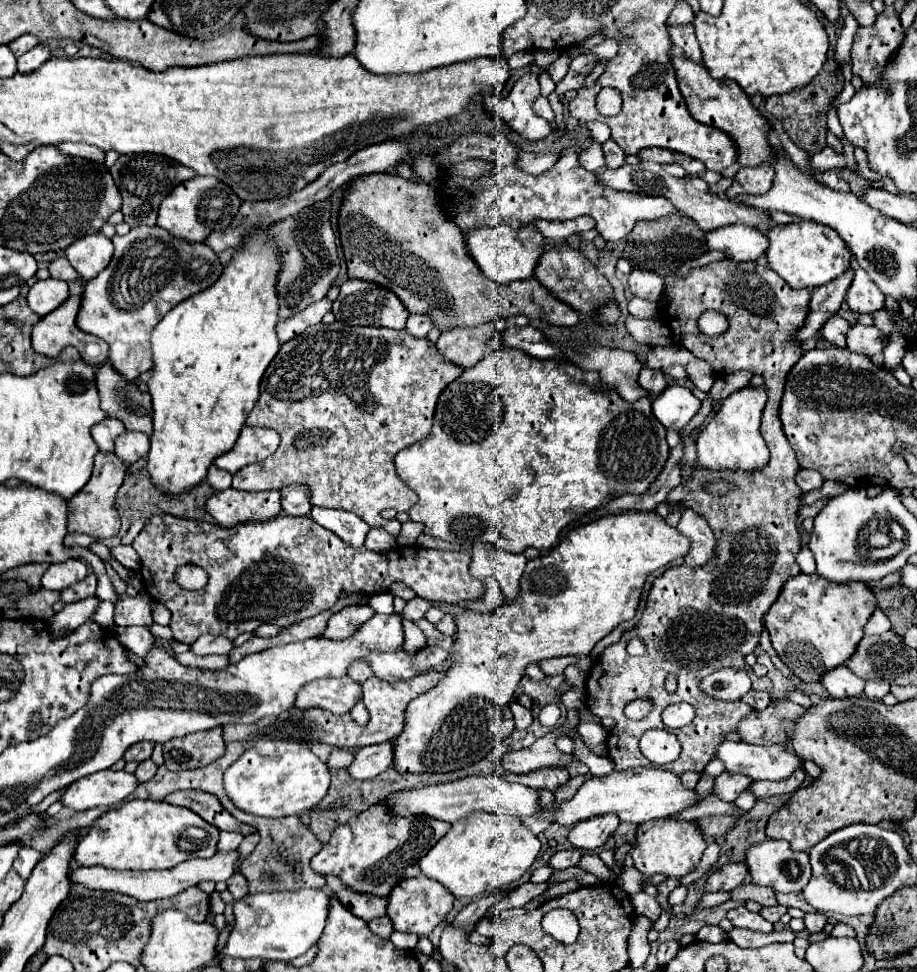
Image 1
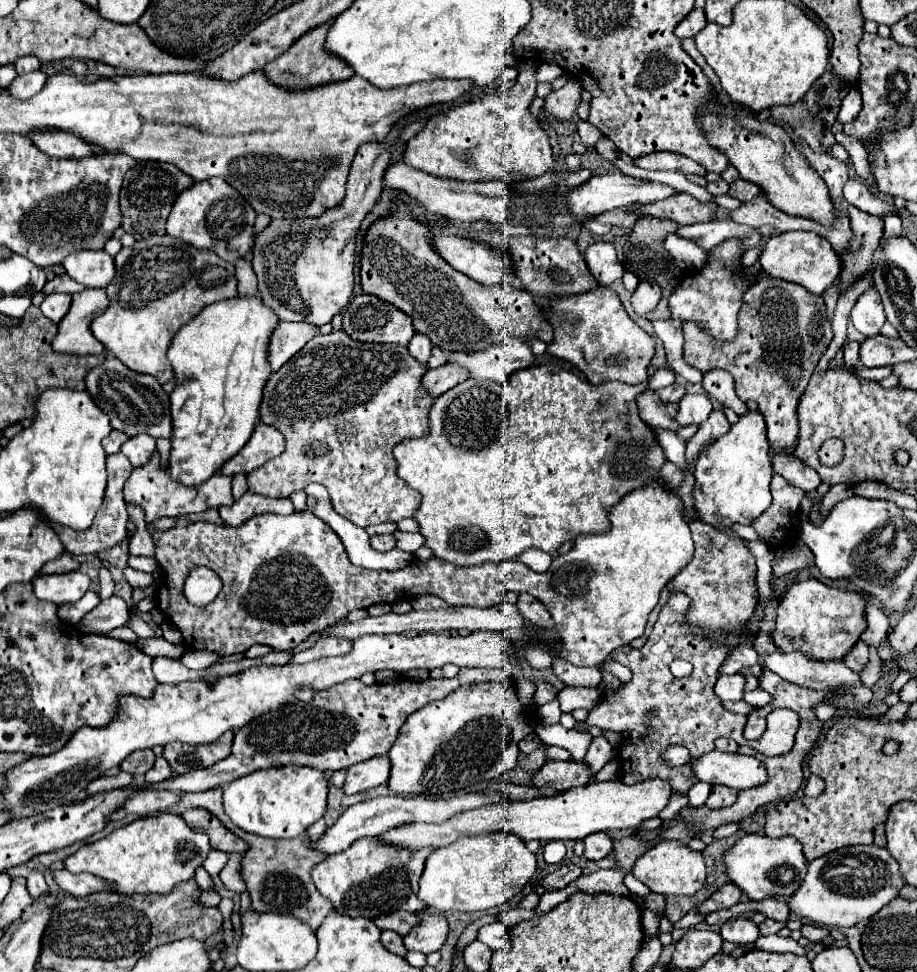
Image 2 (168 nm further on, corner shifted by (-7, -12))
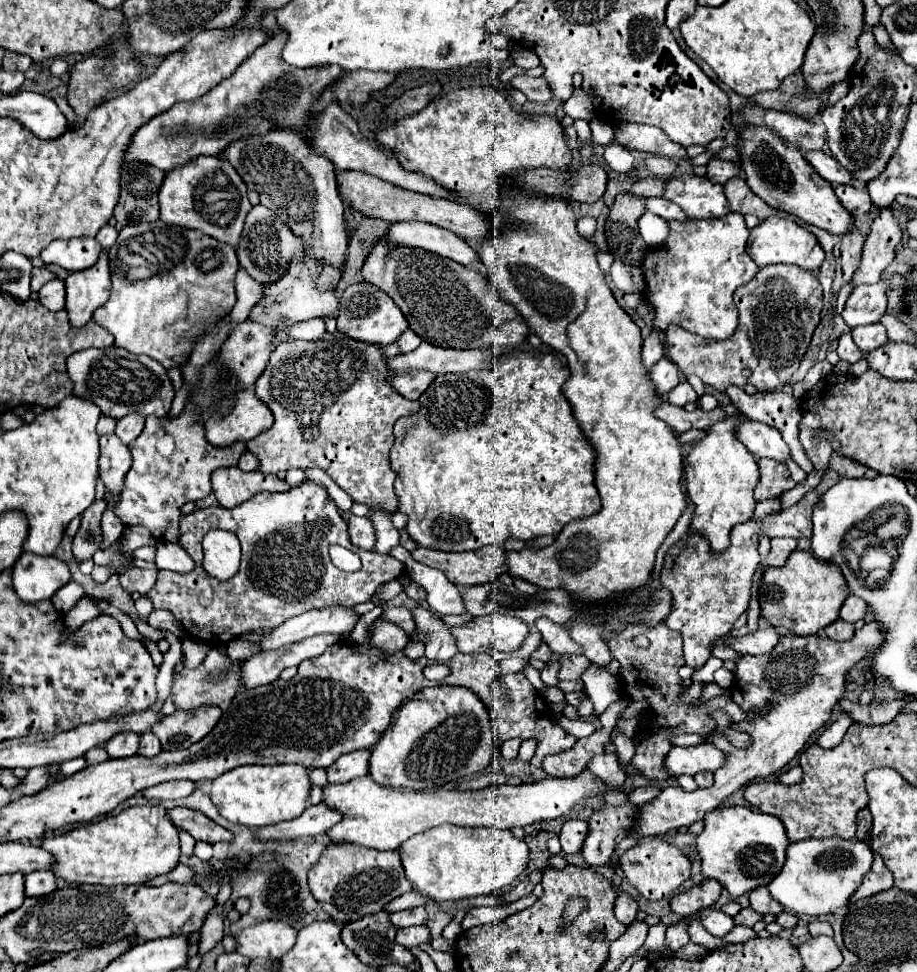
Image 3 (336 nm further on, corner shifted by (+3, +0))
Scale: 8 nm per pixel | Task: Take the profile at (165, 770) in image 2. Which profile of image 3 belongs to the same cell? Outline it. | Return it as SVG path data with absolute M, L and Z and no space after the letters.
M145 731L145 733L141 735L139 755L143 755L143 757L155 757L155 755L159 755L159 751L161 751L159 739L157 739L151 731Z

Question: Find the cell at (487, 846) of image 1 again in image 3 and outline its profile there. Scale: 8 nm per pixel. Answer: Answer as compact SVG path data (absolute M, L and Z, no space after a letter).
M441 825L413 835L399 847L399 853L407 879L421 895L435 901L455 901L509 887L527 867L529 849L507 829Z

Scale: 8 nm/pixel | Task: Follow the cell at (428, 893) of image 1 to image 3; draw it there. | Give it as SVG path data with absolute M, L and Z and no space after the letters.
M413 925L407 929L397 929L397 943L403 947L419 947L431 939L427 925Z

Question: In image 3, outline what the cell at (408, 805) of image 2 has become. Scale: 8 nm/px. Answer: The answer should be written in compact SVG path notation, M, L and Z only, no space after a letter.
M327 803L311 805L297 819L277 823L273 827L261 827L255 833L263 839L301 839L301 837L317 837L327 835L327 831L341 821L341 813Z

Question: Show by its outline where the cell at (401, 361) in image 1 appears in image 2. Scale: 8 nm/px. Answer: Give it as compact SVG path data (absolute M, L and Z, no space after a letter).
M345 331L315 335L265 385L259 415L261 421L277 427L285 435L285 451L247 475L249 491L265 497L289 497L307 483L321 483L329 491L333 509L357 527L413 517L421 495L399 479L393 447L403 439L423 437L429 429L427 415L433 397L421 387L425 371L427 365L415 361L403 345L361 343L345 335Z

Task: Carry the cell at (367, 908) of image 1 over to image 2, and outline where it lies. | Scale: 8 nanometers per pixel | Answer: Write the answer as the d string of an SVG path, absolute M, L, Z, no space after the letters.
M397 911L391 915L383 915L379 919L375 919L379 929L391 929L395 933L399 933L401 937L405 937L415 925L419 925L419 917L415 913L407 913L407 911Z

